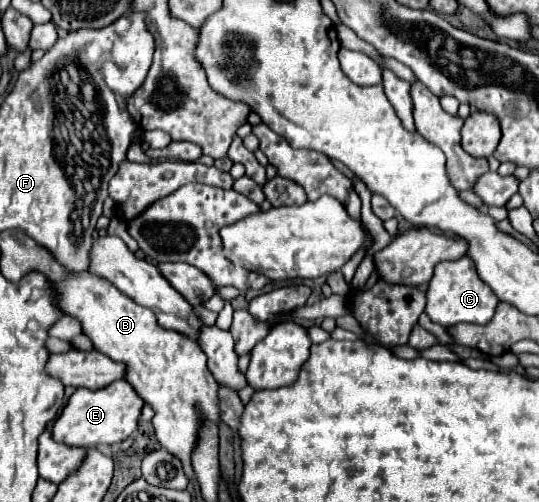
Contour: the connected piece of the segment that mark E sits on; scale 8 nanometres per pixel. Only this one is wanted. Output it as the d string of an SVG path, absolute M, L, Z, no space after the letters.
M113 381L105 389L77 389L67 405L63 407L61 415L53 425L53 439L71 447L89 447L89 445L113 445L127 439L135 429L143 409L143 399L135 393L135 389L125 381Z

